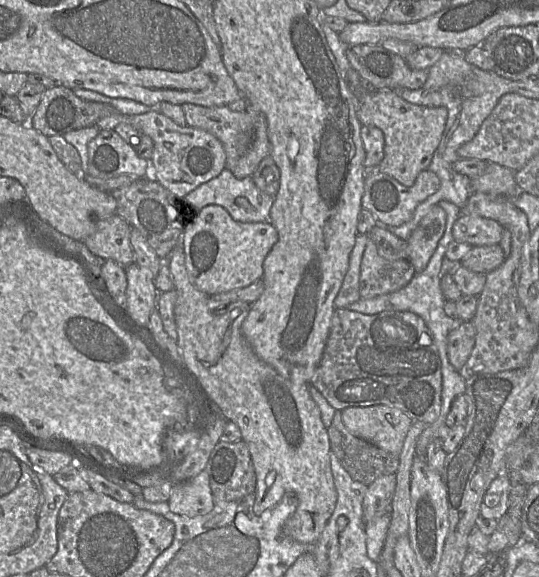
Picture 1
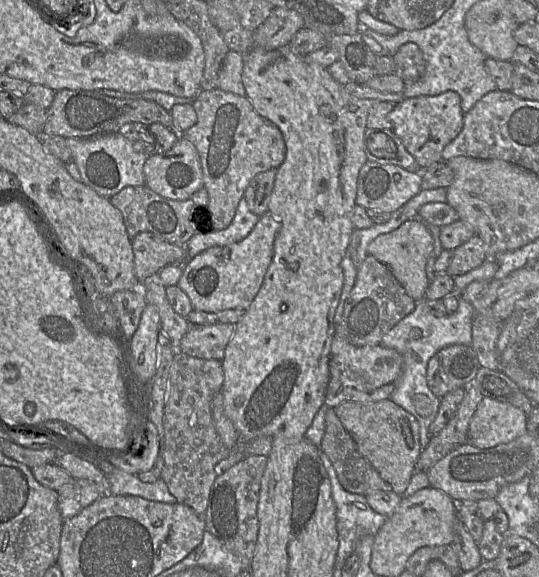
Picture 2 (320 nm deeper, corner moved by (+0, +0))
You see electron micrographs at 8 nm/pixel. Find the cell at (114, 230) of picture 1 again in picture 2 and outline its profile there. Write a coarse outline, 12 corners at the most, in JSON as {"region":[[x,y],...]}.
{"region":[[152,232],[131,240],[139,282],[167,265],[184,265],[186,247]]}

